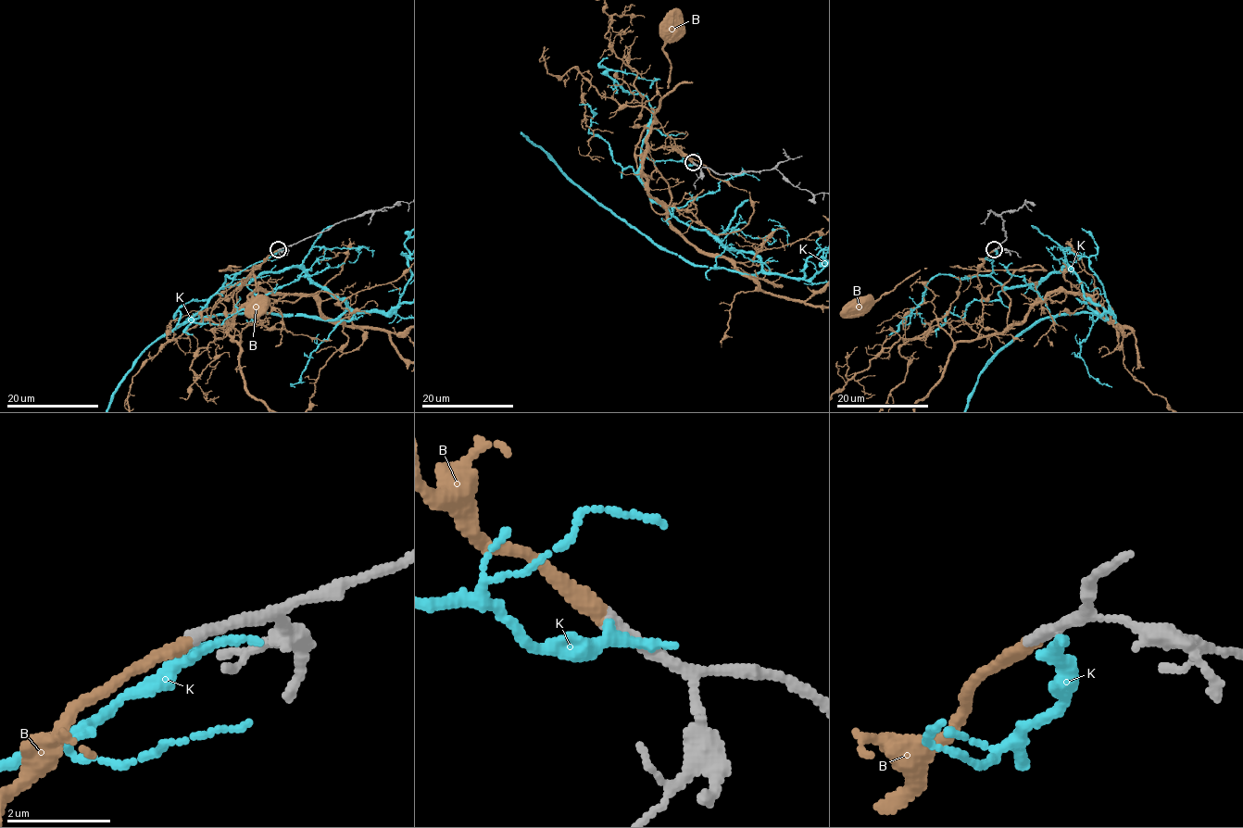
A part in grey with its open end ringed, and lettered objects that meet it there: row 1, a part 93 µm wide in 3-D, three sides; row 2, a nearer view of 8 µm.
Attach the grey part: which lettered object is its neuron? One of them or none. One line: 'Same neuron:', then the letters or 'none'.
Same neuron: B

